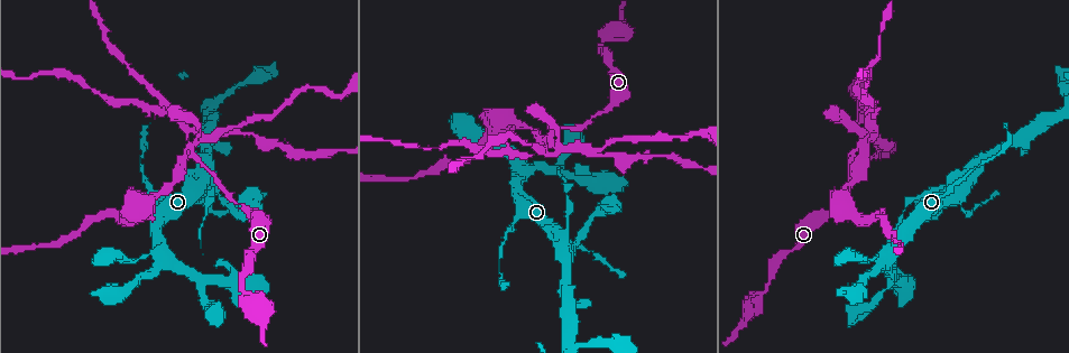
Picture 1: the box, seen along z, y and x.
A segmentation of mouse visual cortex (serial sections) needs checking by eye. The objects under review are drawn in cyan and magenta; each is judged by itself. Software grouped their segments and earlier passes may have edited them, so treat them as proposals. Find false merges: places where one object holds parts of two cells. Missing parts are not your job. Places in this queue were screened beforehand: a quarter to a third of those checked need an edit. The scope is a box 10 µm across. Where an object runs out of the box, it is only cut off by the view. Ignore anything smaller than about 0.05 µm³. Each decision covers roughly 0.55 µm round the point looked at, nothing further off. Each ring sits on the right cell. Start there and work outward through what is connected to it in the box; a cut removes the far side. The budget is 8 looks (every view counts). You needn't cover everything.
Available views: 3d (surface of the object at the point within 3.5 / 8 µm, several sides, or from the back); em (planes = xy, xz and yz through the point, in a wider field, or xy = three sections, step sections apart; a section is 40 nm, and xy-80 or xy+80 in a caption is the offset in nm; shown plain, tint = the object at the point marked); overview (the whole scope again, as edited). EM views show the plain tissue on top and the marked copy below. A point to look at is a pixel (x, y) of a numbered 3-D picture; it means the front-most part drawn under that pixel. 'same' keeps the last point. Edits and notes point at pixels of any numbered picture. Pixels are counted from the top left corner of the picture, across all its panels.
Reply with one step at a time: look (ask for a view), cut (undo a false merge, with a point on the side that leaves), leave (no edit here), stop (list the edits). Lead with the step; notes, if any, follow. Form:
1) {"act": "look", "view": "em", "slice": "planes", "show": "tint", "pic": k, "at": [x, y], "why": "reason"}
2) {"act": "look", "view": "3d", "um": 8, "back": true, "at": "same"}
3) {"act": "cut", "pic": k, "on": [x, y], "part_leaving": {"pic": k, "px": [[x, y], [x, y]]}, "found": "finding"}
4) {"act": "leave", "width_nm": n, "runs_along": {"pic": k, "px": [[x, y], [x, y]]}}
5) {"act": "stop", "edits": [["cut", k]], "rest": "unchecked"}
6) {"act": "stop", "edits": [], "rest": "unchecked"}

{"act": "look", "view": "3d", "um": 3.5, "pic": 1, "at": [893, 283], "why": "three-way junction"}

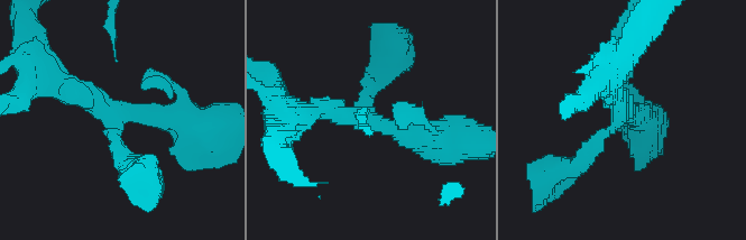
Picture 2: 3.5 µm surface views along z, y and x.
{"act": "look", "view": "em", "slice": "xy", "step": 3, "show": "tint", "pic": 2, "at": [109, 113], "arms": 3, "arm_widths_nm": [200, 300, 350]}

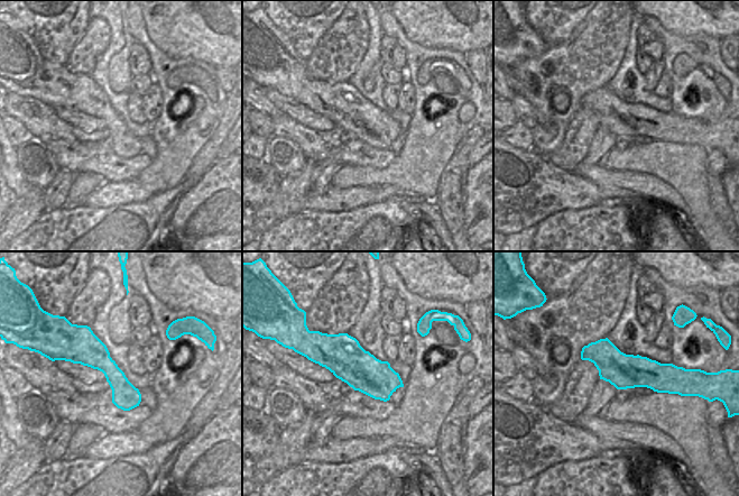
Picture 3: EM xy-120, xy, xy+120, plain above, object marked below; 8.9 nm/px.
{"act": "leave", "runs_along": {"pic": 2, "px": [[47, 77], [109, 116], [189, 122]]}, "found": "one cell here"}

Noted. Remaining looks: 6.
{"act": "look", "view": "3d", "um": 3.5, "pic": 1, "at": [547, 141]}

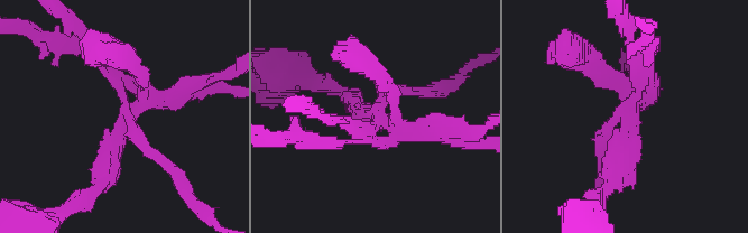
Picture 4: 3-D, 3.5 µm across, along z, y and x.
{"act": "cut", "pic": 4, "on": [637, 149], "part_leaving": {"pic": 4, "px": [[627, 117], [633, 140], [596, 203]]}, "found": "a second cell is stuck on"}

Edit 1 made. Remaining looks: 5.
{"act": "look", "view": "3d", "um": 3.5, "pic": 1, "at": [561, 236], "why": "four arms meet"}

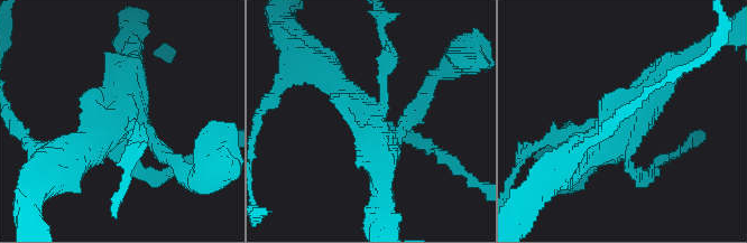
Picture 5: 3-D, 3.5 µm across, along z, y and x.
{"act": "look", "view": "em", "slice": "planes", "show": "tint", "pic": 5, "at": [117, 125]}

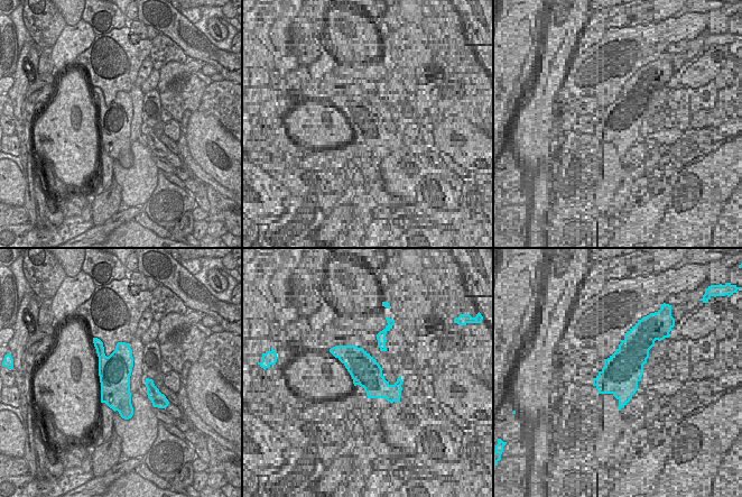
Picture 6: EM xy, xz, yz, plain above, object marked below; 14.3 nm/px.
{"act": "look", "view": "em", "slice": "xy", "step": 1, "show": "tint", "at": "same"}

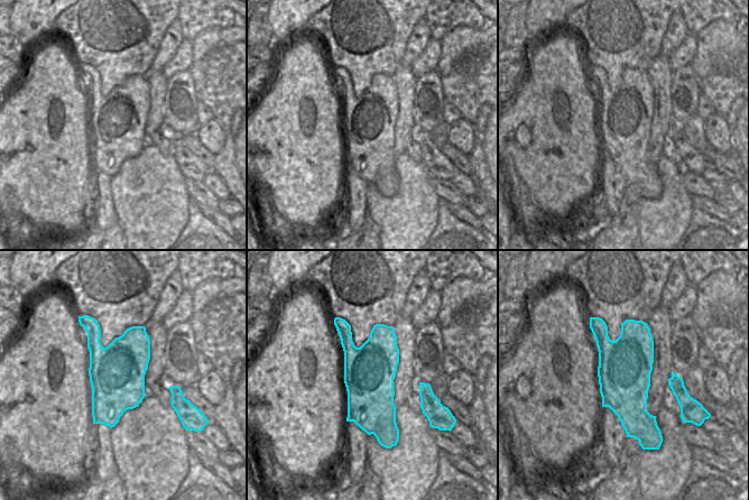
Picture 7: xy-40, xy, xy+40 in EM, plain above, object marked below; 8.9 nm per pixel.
{"act": "leave", "width_nm": 460, "runs_along": {"pic": 5, "px": [[573, 153], [614, 133], [671, 67]]}, "found": "all the same cell"}

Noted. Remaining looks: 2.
{"act": "stop", "edits": [["cut", 4]], "rest": "unchecked"}

